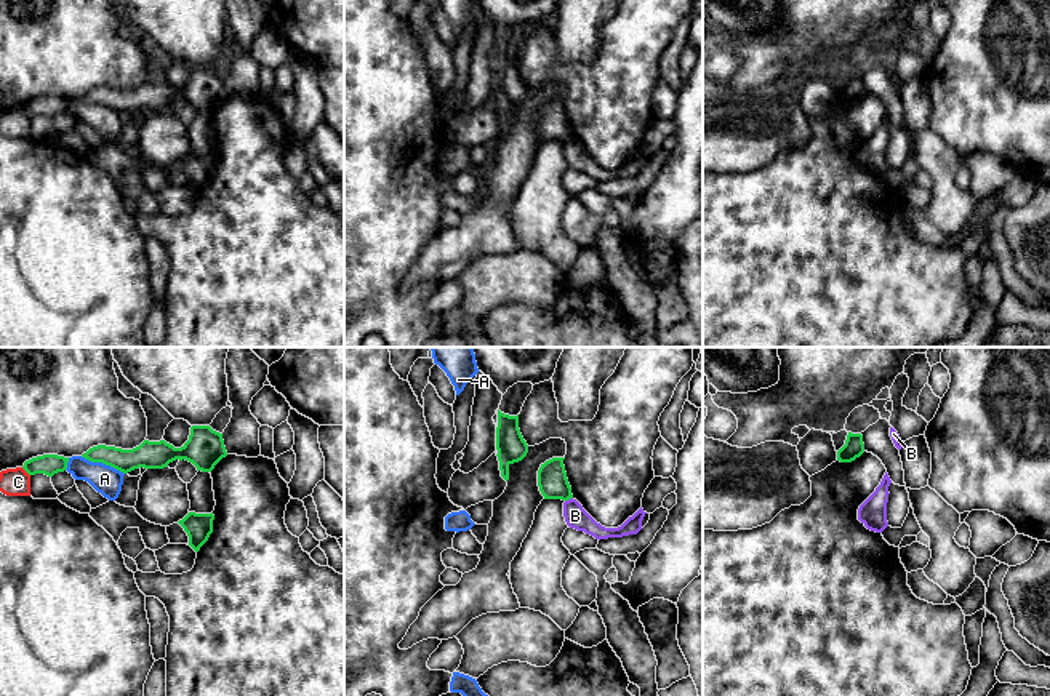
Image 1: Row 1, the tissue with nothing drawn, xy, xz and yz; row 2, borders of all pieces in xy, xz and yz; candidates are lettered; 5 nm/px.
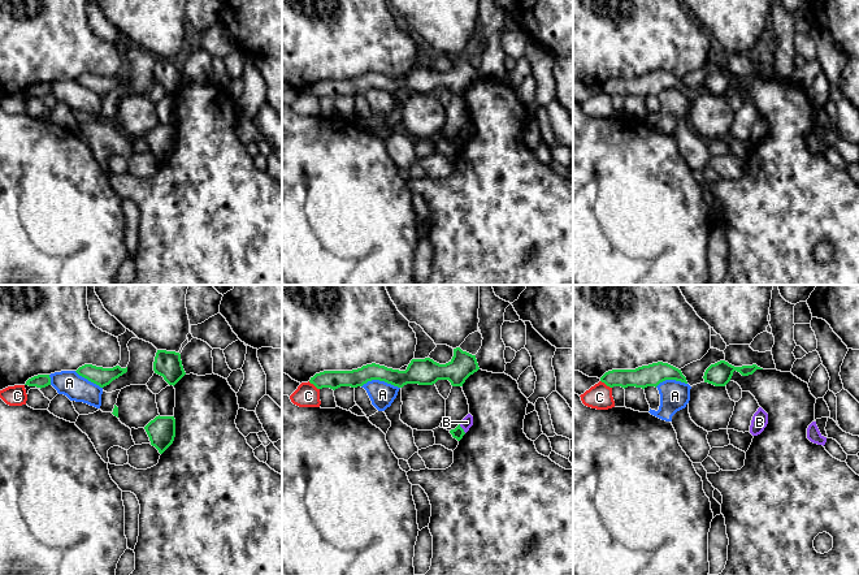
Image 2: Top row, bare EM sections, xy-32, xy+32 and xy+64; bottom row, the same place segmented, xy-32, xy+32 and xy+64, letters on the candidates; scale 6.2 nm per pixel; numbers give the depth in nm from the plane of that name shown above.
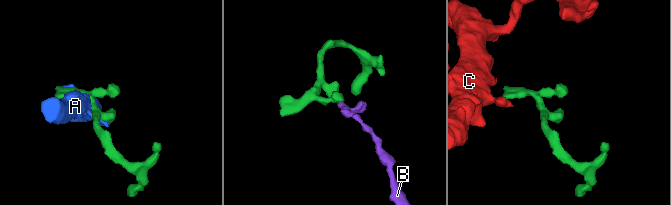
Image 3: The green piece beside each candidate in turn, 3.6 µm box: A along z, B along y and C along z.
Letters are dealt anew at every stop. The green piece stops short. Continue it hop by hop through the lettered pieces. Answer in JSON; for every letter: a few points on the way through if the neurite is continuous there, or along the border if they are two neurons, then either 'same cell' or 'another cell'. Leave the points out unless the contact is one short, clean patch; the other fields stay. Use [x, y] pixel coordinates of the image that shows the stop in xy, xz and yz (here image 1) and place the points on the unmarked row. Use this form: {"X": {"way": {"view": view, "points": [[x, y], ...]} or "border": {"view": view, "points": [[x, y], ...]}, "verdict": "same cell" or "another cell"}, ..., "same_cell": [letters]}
{"A": {"verdict": "another cell"}, "B": {"border": {"view": "xz", "points": [[572, 138], [565, 143]]}, "verdict": "another cell"}, "C": {"border": {"view": "xy", "points": [[21, 109], [29, 117]]}, "verdict": "another cell"}, "same_cell": []}

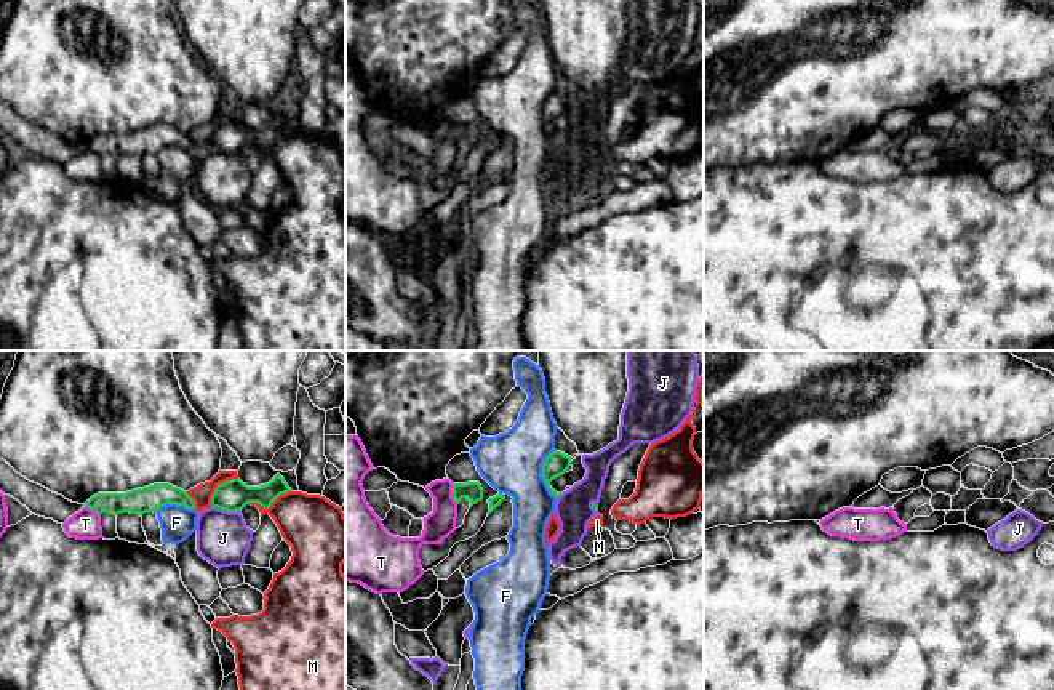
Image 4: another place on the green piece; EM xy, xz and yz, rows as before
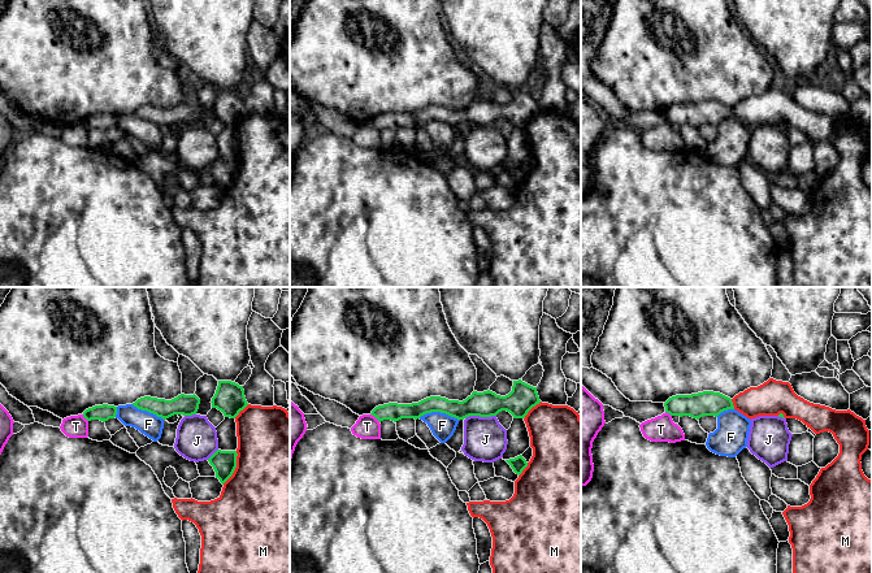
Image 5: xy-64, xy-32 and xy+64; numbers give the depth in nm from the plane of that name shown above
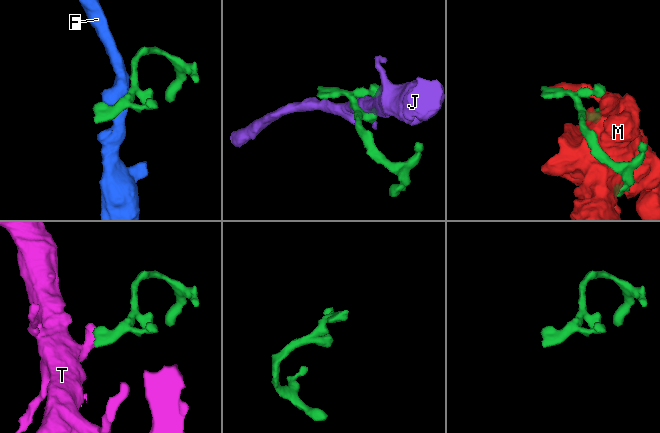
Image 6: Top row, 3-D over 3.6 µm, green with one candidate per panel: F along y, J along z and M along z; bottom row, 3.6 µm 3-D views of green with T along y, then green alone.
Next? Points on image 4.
{"F": {"verdict": "another cell"}, "J": {"verdict": "another cell"}, "M": {"verdict": "another cell"}, "T": {"border": {"view": "xz", "points": [[453, 125], [453, 140], [458, 144]]}, "verdict": "another cell"}, "same_cell": []}

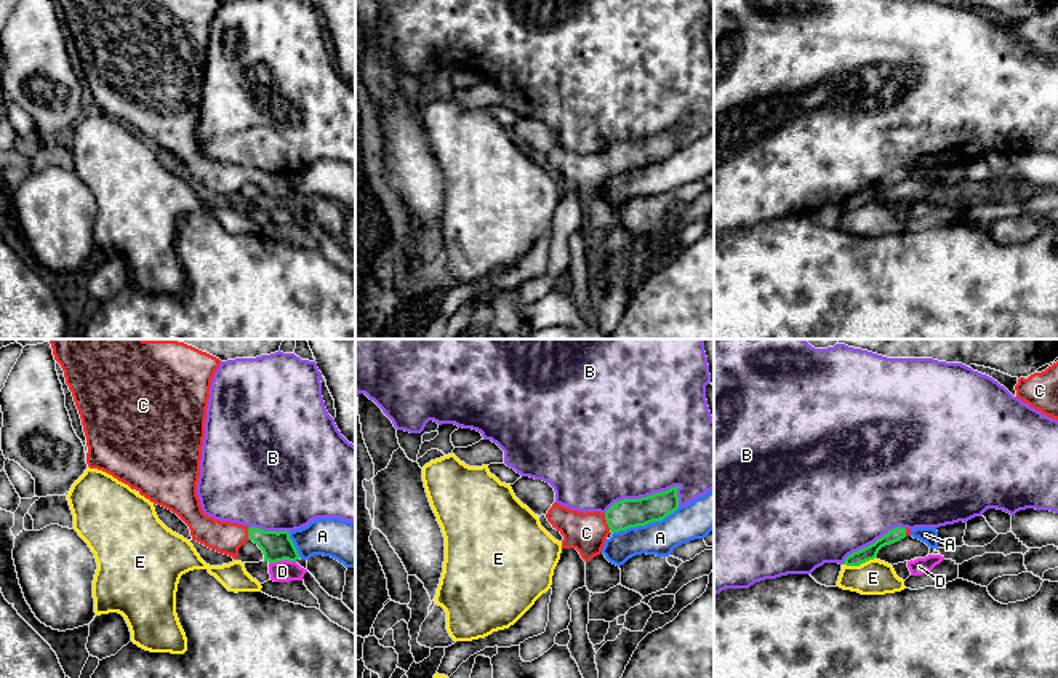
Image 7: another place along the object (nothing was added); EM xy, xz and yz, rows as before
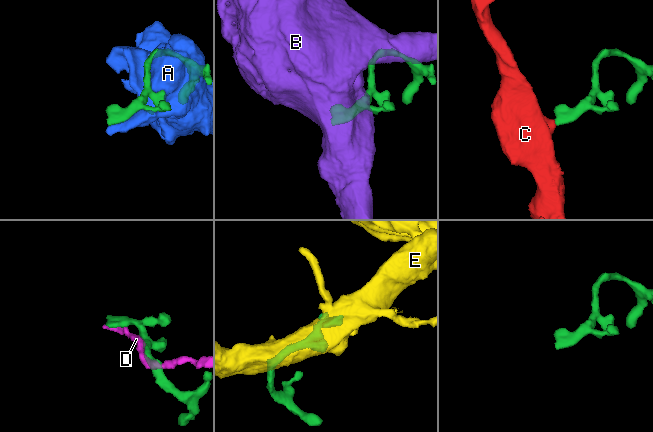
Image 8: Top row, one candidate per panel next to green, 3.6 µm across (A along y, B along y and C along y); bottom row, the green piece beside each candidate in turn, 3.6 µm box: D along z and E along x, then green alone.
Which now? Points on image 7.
{"A": {"verdict": "another cell"}, "B": {"verdict": "another cell"}, "C": {"way": {"view": "xz", "points": [[625, 155], [607, 163], [586, 175]]}, "verdict": "same cell"}, "D": {"verdict": "another cell"}, "E": {"border": {"view": "yz", "points": [[876, 199], [858, 207], [844, 207]]}, "verdict": "another cell"}, "same_cell": ["C"]}

